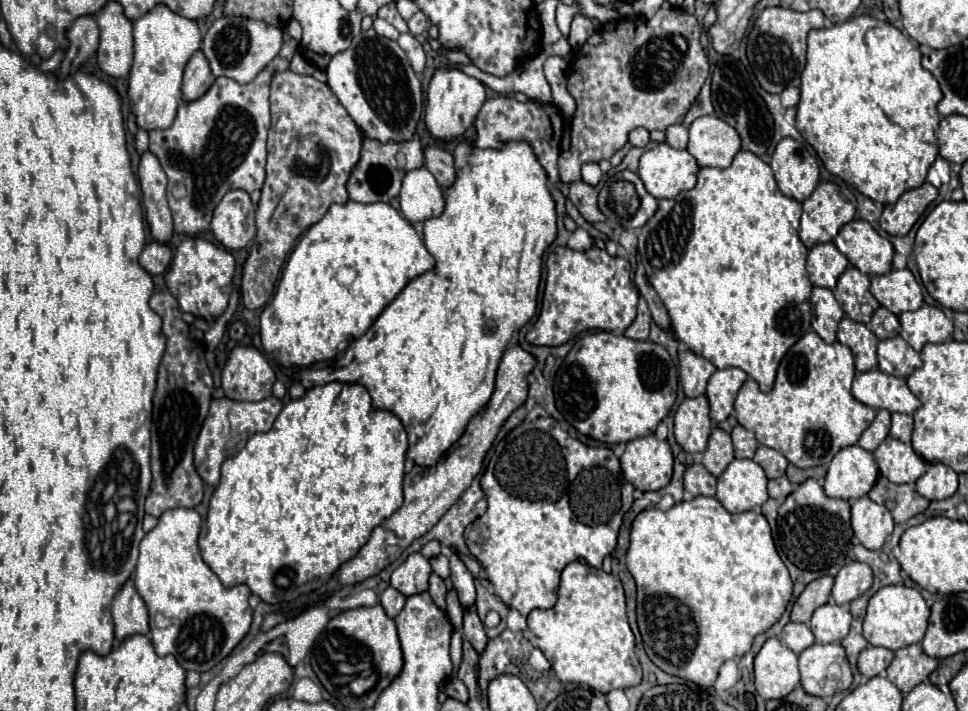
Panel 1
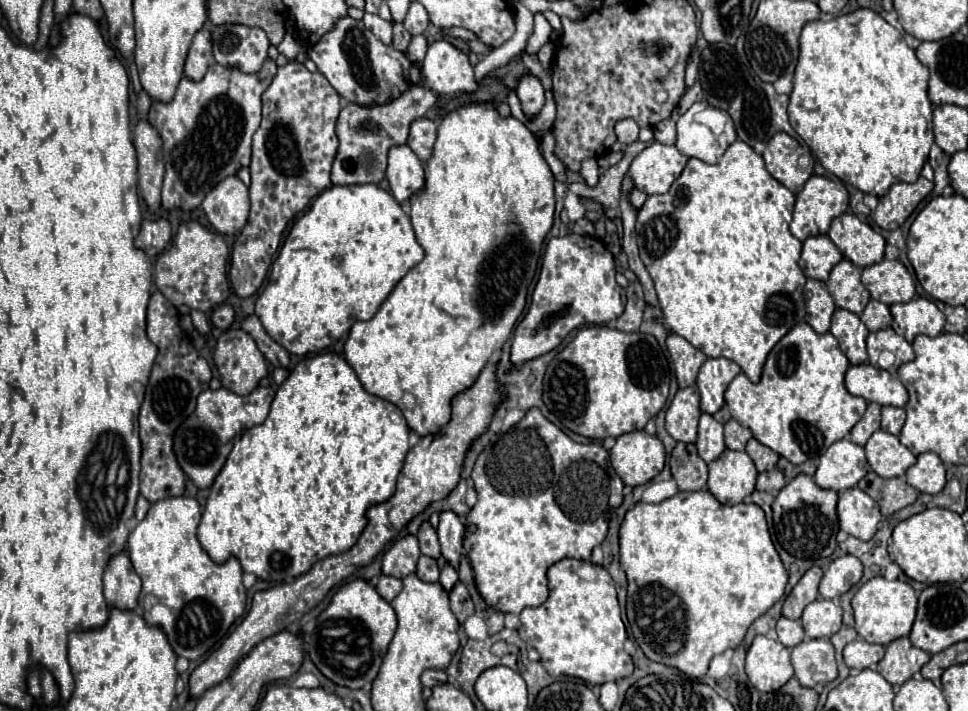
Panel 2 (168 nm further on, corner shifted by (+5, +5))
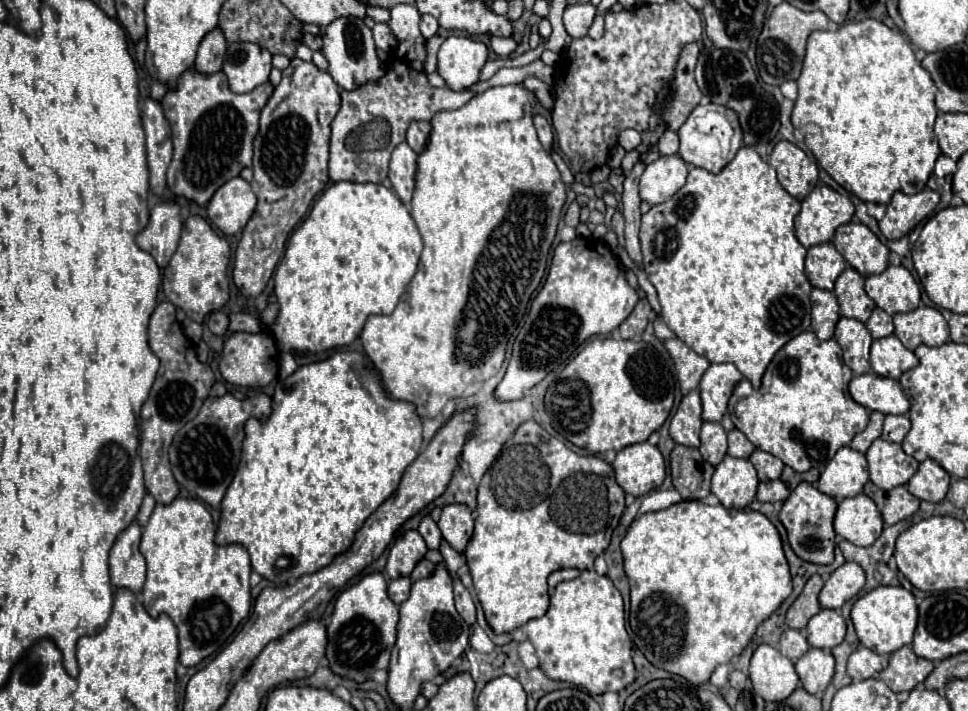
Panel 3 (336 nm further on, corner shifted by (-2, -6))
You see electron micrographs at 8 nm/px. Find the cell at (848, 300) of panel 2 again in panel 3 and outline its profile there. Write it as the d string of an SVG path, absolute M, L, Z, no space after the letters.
M846 268L838 276L834 296L838 298L840 314L846 318L856 318L860 322L866 322L876 306L864 290L864 278L854 268Z

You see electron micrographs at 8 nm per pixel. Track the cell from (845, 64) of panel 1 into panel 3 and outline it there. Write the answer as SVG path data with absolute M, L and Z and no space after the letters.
M866 18L862 22L852 22L852 24L844 24L834 32L812 32L808 38L808 46L806 46L806 58L804 58L804 70L800 74L798 82L798 100L794 104L794 112L792 112L792 124L794 124L794 132L802 133L802 138L808 146L808 150L812 152L814 158L818 160L818 164L850 194L858 196L864 202L876 202L876 204L888 204L892 200L892 194L902 190L906 194L914 194L920 192L932 170L934 170L934 162L940 156L940 146L934 138L934 120L936 120L936 104L934 104L934 96L936 96L936 86L928 74L928 70L924 70L920 66L920 62L914 58L912 52L912 44L910 40L900 34L890 30L886 24Z

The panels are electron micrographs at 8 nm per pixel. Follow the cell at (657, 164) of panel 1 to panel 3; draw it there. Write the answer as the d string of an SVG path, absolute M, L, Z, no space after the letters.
M660 156L646 166L640 178L640 198L650 206L672 198L684 184L688 166L680 156Z

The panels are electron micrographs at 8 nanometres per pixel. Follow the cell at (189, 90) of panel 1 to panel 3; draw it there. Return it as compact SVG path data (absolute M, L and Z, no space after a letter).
M214 28L214 30L208 32L208 34L204 36L204 40L200 42L194 68L196 68L200 74L206 74L206 76L216 74L216 72L220 72L220 68L222 68L224 54L226 54L226 38L224 38L222 30Z

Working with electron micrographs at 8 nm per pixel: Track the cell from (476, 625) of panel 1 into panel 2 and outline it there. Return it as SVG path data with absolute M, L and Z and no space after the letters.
M455 583L455 587L449 591L449 599L451 599L451 611L455 613L459 623L465 623L465 619L469 615L473 615L473 601L465 589L463 583Z

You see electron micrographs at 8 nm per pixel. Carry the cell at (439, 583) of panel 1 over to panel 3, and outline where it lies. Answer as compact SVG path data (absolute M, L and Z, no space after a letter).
M422 560L422 562L418 562L418 566L416 566L414 572L410 574L410 578L412 578L412 580L428 578L428 576L434 574L434 570L436 570L436 564L432 564L432 562L428 562L428 560Z

